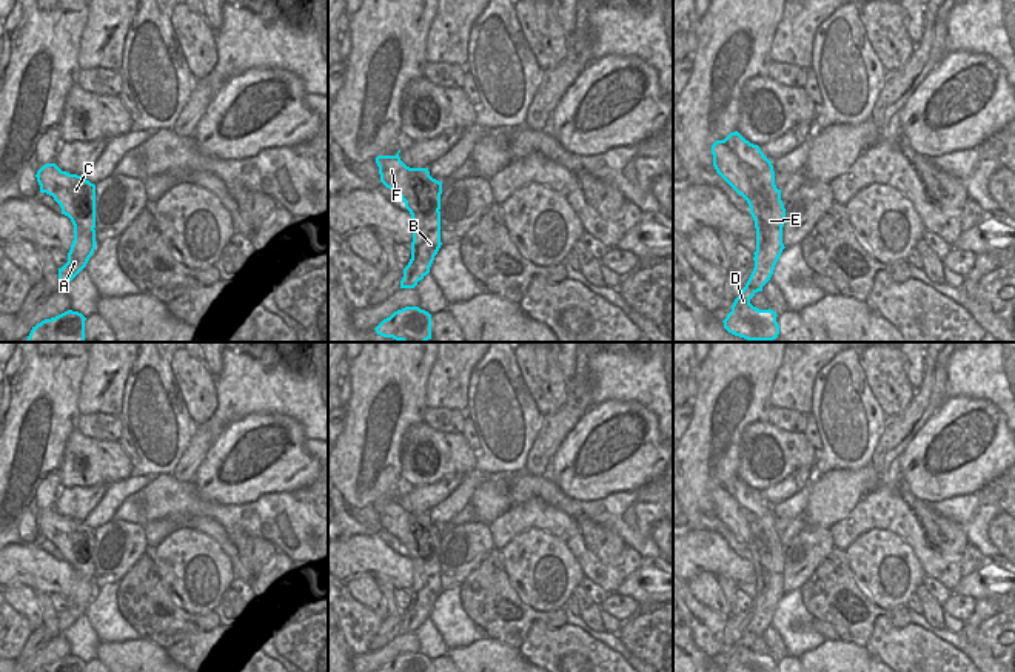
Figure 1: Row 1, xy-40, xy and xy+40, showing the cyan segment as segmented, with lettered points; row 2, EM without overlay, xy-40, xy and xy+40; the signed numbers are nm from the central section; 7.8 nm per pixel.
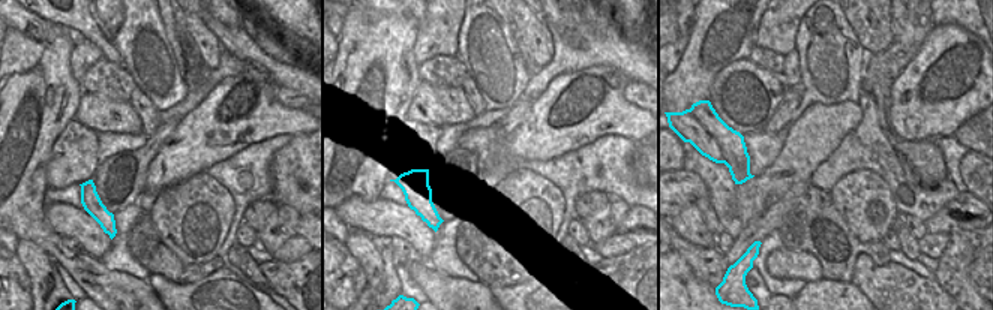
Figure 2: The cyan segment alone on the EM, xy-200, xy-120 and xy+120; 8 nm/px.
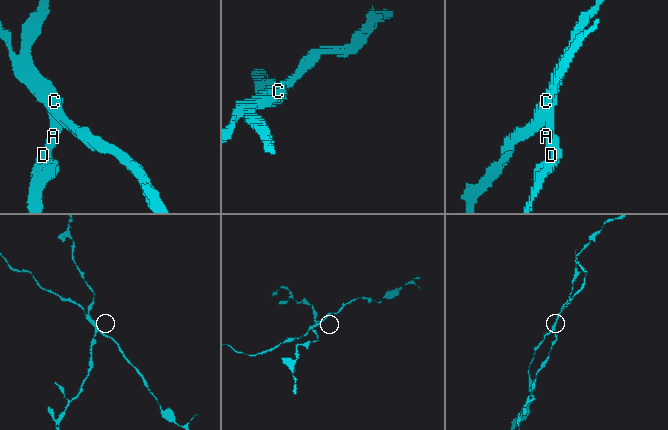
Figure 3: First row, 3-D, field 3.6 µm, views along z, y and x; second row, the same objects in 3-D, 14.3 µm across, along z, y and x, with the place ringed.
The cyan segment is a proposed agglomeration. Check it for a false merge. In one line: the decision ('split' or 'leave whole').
split

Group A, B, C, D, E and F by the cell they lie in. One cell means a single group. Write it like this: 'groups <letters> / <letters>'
groups A B D E / C F

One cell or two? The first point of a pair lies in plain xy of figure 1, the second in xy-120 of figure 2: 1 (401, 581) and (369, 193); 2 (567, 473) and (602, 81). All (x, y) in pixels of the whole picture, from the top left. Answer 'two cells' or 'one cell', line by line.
1: two cells
2: one cell

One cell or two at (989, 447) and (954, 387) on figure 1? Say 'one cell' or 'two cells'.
two cells

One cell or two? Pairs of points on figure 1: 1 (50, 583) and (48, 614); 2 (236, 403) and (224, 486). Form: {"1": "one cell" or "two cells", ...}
{"1": "two cells", "2": "two cells"}

